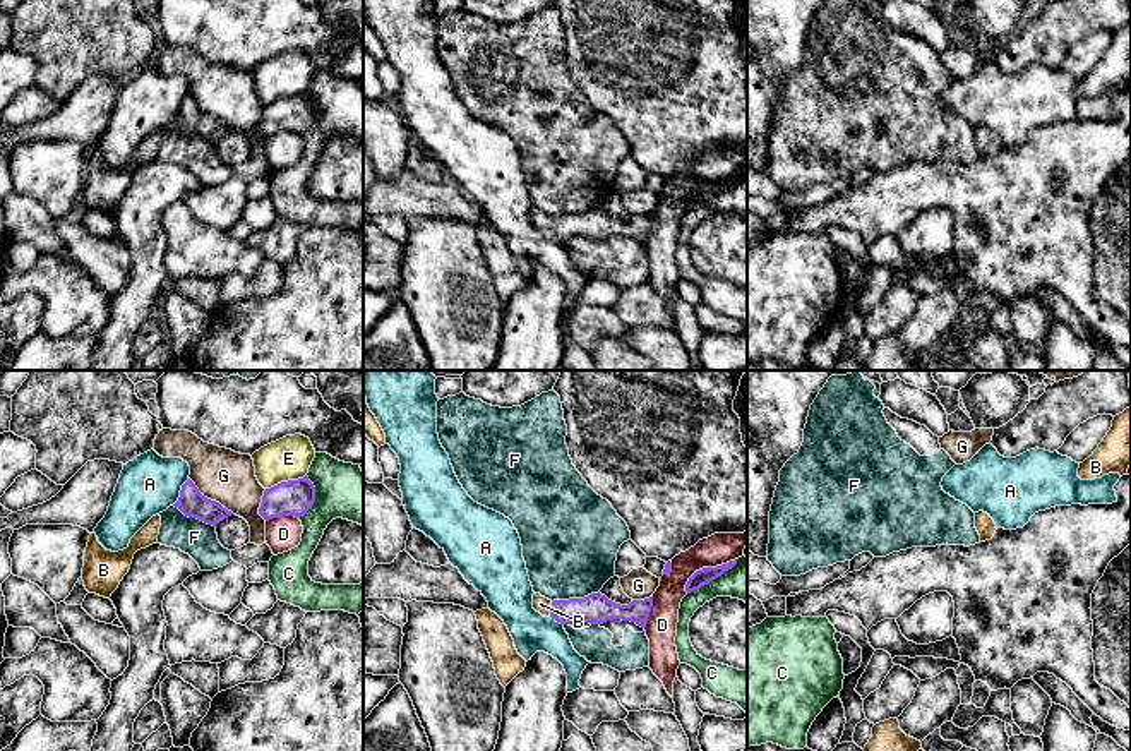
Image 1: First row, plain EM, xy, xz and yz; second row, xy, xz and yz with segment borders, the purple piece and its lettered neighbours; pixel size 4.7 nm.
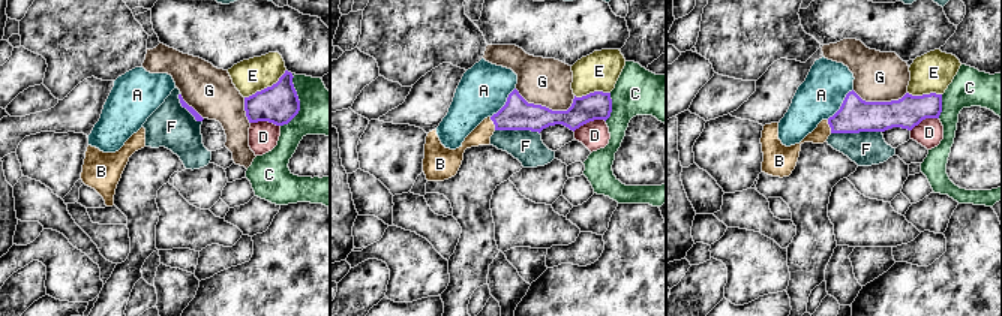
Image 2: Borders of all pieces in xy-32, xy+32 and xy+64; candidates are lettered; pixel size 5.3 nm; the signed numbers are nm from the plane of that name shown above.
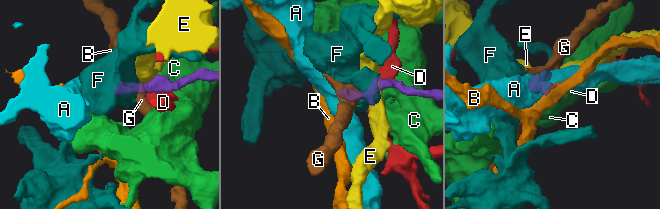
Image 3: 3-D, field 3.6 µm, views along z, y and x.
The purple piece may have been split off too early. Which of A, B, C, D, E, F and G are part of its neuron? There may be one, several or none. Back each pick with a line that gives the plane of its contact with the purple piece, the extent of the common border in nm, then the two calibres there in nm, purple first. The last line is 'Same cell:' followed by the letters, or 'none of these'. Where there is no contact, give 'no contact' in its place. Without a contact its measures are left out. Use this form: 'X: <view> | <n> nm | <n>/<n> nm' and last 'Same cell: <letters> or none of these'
B: xz | 70 nm | 140/80 nm
Same cell: B

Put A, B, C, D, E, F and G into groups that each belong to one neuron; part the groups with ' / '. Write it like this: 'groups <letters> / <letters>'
groups A / B / C / D / E / F / G

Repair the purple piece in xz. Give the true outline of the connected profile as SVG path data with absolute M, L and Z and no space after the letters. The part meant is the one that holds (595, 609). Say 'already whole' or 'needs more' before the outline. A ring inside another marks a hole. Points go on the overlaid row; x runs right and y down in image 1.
needs more; M600 592L584 598L554 602L542 597L540 593L533 593L533 609L543 617L552 617L560 624L569 624L572 621L603 624L612 619L622 619L646 628L651 607L653 597L644 600L632 600L629 605L620 605L608 600Z

